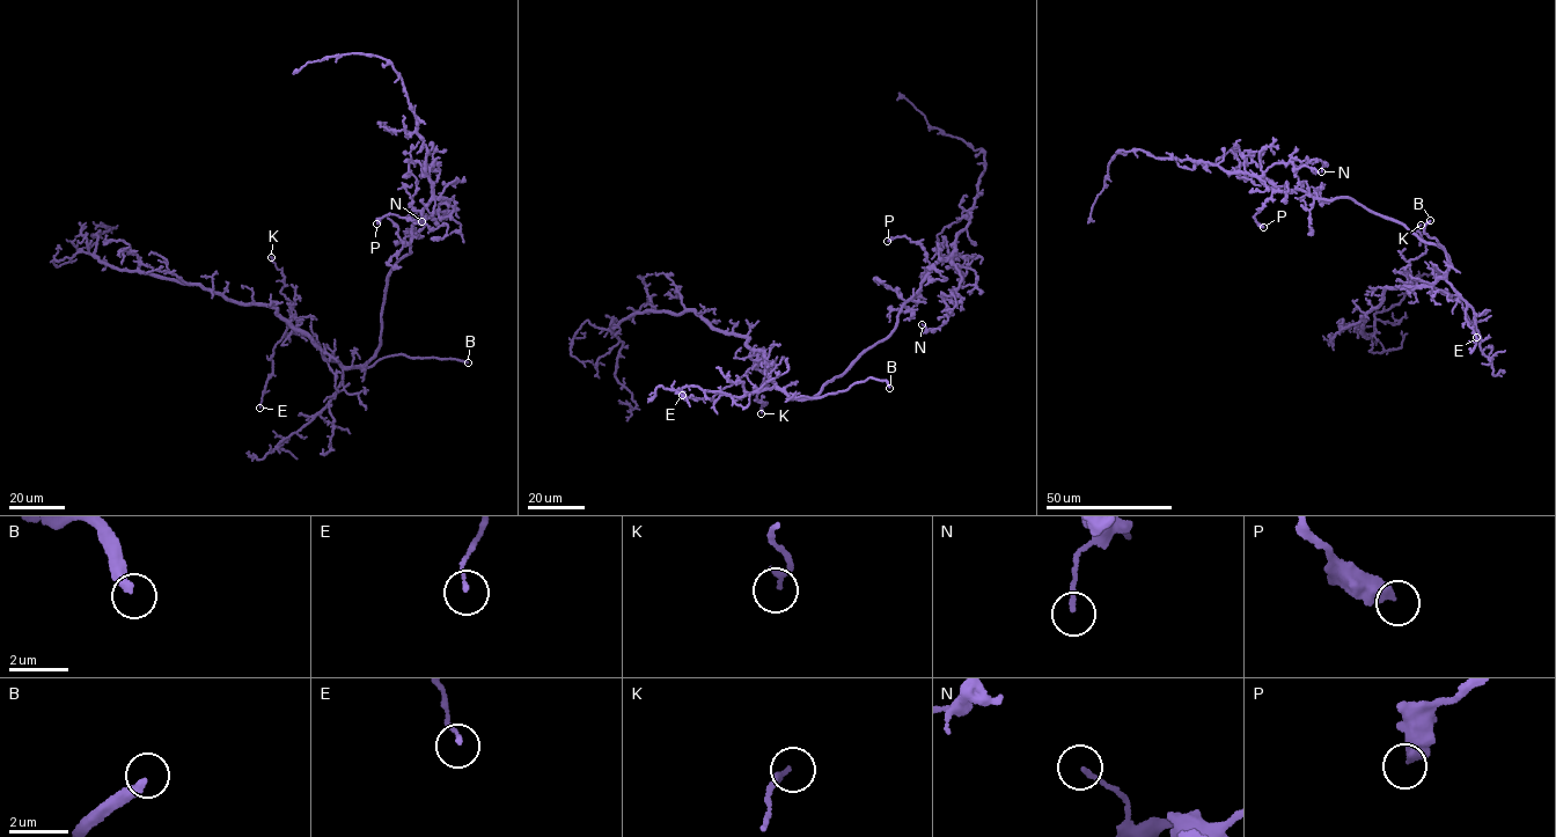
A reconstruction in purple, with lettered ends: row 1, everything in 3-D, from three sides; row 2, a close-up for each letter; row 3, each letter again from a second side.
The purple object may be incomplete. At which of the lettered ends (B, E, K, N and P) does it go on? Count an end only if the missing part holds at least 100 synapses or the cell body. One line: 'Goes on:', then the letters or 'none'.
Goes on: B

